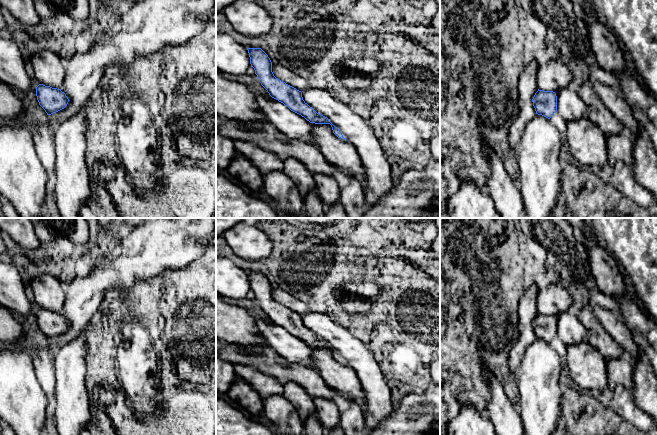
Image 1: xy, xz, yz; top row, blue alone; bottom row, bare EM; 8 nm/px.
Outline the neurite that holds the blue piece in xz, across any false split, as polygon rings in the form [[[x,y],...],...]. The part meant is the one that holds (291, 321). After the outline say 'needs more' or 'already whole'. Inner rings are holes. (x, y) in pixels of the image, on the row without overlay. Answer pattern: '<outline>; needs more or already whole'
[[[247,272],[251,291],[254,292],[261,309],[269,319],[283,327],[291,335],[301,339],[310,347],[330,348],[333,357],[346,365],[342,357],[327,341],[317,337],[302,321],[302,316],[276,302],[272,296],[272,286],[261,272]]]; already whole

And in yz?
[[[539,314],[535,317],[533,330],[536,338],[542,339],[548,343],[557,335],[557,320],[553,315]]]; already whole

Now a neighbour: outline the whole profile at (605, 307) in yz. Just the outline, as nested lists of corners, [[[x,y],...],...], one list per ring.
[[[598,288],[584,293],[585,304],[589,305],[606,331],[631,358],[644,358],[626,326],[616,300]]]

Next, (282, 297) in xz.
[[[280,287],[272,288],[272,296],[276,302],[301,316],[310,312],[310,308],[304,301],[295,298]]]

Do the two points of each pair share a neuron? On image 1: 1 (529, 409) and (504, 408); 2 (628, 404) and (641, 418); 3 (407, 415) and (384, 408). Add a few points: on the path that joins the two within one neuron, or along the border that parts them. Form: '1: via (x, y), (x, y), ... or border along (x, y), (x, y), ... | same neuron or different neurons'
1: border along (518, 413), (524, 424) | different neurons
2: via (630, 407), (638, 415) | same neuron
3: border along (393, 408), (378, 424) | different neurons

